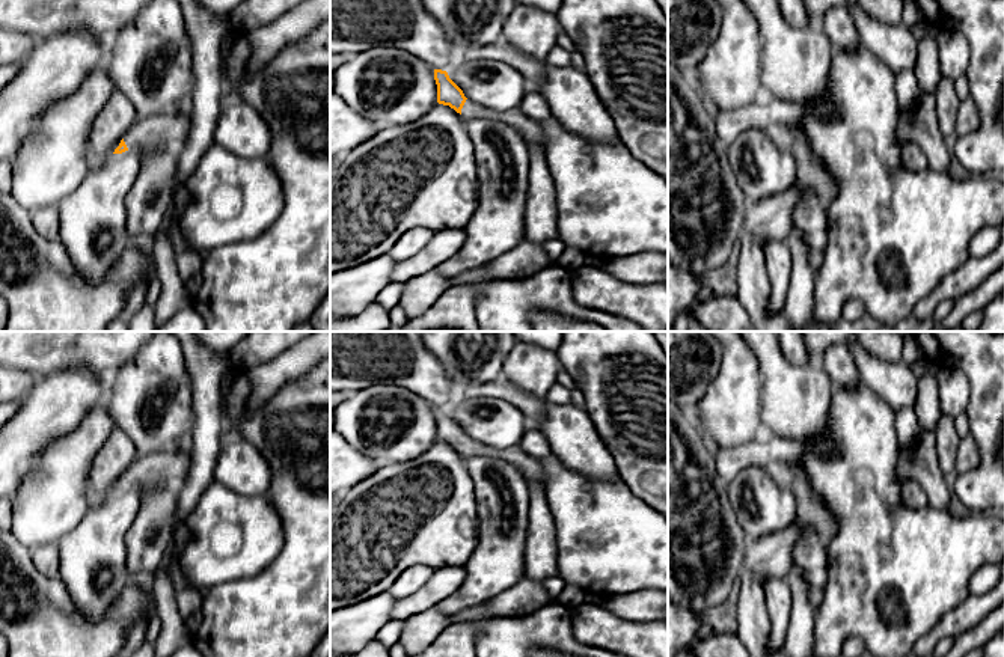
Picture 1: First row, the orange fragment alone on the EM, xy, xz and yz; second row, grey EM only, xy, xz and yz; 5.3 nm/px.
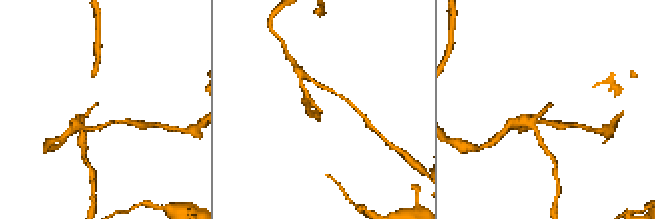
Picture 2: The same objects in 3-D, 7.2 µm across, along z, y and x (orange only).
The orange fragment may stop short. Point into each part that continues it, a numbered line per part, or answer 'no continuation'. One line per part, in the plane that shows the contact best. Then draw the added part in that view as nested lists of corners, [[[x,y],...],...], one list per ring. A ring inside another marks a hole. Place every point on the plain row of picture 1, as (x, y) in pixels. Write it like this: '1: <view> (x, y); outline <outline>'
1: xz (531, 469); outline [[[466,437],[461,446],[461,454],[464,457],[472,457],[472,455],[499,457],[514,464],[522,472],[528,484],[543,484],[546,487],[546,476],[541,460],[532,458],[519,446],[497,451],[497,449],[485,448],[484,445],[473,442],[470,437]]]

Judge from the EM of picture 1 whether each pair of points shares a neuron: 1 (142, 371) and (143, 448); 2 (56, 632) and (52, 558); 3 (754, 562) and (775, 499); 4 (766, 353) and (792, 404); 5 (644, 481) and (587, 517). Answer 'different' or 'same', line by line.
1: same
2: different
3: different
4: same
5: different

